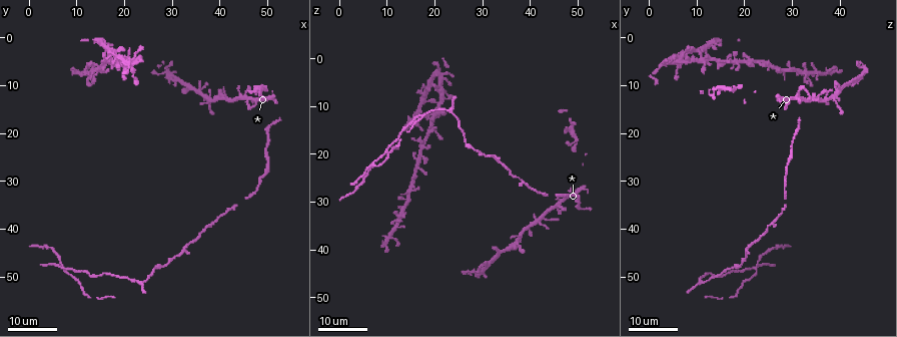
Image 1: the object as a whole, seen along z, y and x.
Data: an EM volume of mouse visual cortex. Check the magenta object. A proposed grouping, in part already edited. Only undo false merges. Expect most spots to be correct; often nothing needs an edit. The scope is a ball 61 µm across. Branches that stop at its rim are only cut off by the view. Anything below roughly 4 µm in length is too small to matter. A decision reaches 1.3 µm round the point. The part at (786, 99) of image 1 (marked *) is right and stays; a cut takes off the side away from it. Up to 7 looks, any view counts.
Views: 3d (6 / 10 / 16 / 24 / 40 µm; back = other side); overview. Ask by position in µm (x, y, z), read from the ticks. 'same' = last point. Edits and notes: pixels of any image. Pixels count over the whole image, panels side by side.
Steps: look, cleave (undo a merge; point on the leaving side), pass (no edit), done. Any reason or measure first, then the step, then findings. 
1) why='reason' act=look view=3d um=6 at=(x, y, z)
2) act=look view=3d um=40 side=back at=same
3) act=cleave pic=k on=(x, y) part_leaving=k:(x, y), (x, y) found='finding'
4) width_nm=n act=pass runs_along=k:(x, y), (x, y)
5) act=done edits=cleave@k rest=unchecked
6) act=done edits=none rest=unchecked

why='narrows sharply' act=look view=3d um=24 at=(37.5, 39.5, 25.0)

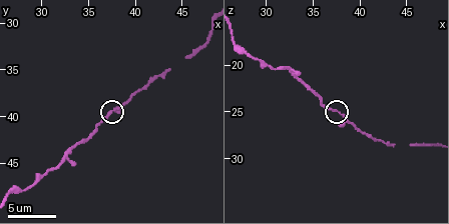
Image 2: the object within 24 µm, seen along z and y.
act=look view=3d um=10 at=(37.6, 39.4, 25.2)

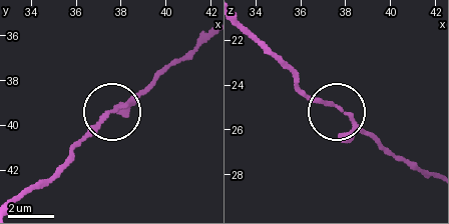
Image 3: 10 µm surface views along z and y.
act=pass found='all the same neuron'

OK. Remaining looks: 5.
why='sudden change in width' act=look view=3d um=16 at=(27.0, 48.0, 17.5)

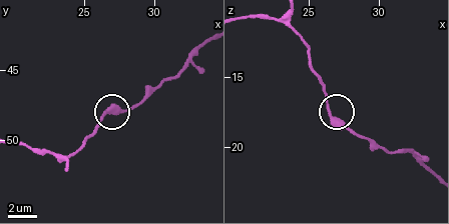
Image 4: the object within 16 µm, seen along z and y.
act=look view=3d um=10 at=(26.4, 48.0, 17.6)

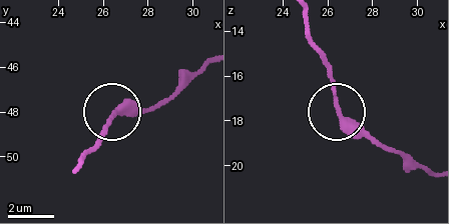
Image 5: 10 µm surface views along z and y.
act=pass runs_along=5:(205, 62), (160, 102), (112, 113), (102, 138) found='one neuron here'

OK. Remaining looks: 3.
why='thin arm on a thick one' act=look view=3d um=16 at=(32.0, 44.4, 20.4)

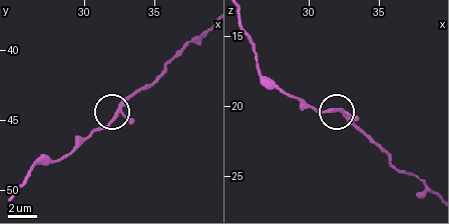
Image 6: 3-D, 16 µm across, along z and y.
why='zoom in' act=look view=3d um=6 at=(32.2, 44.6, 20.4)

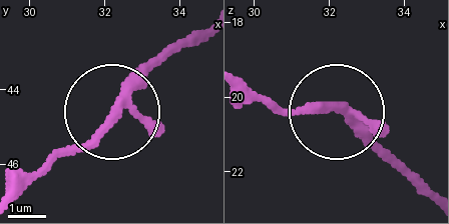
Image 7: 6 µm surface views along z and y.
width_nm=210 act=pass found='one neuron here'

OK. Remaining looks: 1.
act=done edits=none rest=unchecked

